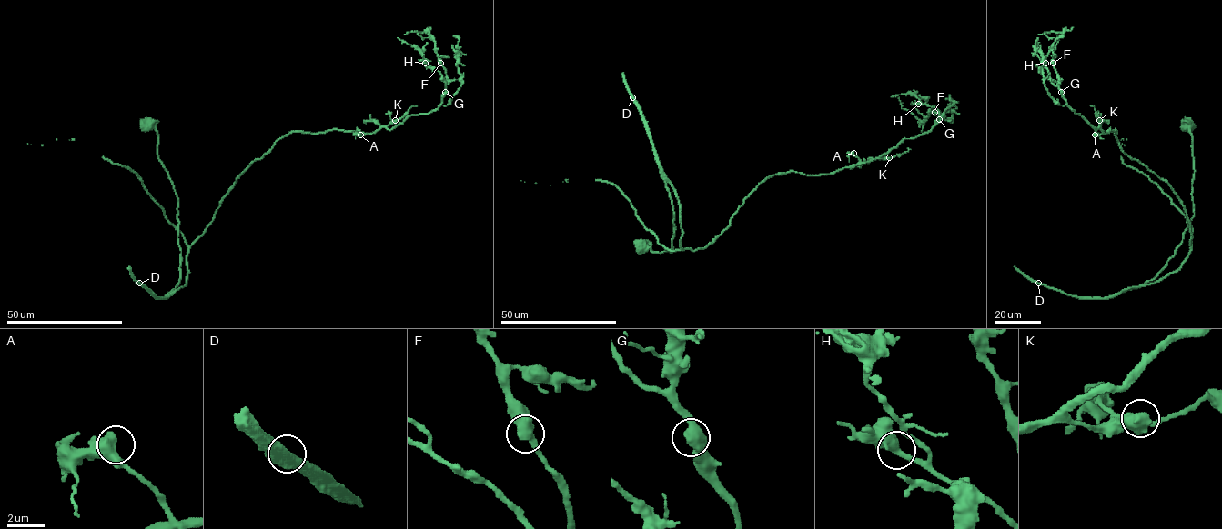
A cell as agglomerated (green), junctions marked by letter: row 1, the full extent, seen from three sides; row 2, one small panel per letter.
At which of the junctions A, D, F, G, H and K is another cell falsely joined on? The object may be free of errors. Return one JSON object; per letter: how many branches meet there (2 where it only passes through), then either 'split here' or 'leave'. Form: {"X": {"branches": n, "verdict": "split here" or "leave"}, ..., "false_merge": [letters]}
{"A": {"branches": 2, "verdict": "leave"}, "D": {"branches": 2, "verdict": "leave"}, "F": {"branches": 2, "verdict": "leave"}, "G": {"branches": 2, "verdict": "leave"}, "H": {"branches": 2, "verdict": "leave"}, "K": {"branches": 2, "verdict": "leave"}, "false_merge": []}

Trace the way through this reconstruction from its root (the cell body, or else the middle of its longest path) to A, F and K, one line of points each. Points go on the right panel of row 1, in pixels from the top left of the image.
A: (1187, 124), (1194, 216), (1158, 274), (1121, 293), (1181, 266), (1190, 223), (1115, 130), (1095, 134)
F: (1187, 124), (1194, 216), (1158, 274), (1120, 293), (1181, 266), (1190, 223), (1115, 130), (1067, 104), (1053, 63)
K: (1187, 124), (1194, 216), (1158, 274), (1120, 293), (1181, 266), (1190, 223), (1172, 187), (1099, 120)

